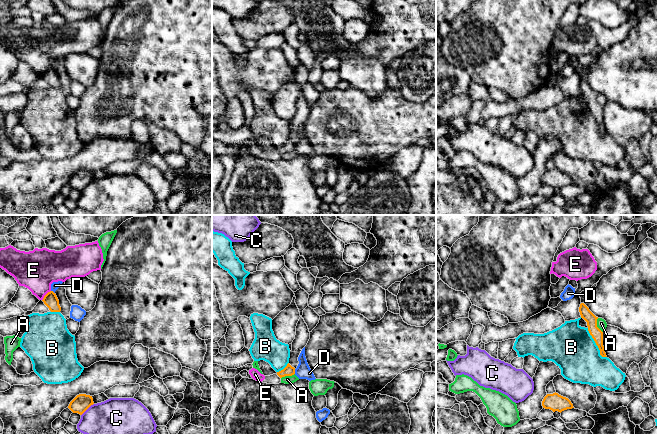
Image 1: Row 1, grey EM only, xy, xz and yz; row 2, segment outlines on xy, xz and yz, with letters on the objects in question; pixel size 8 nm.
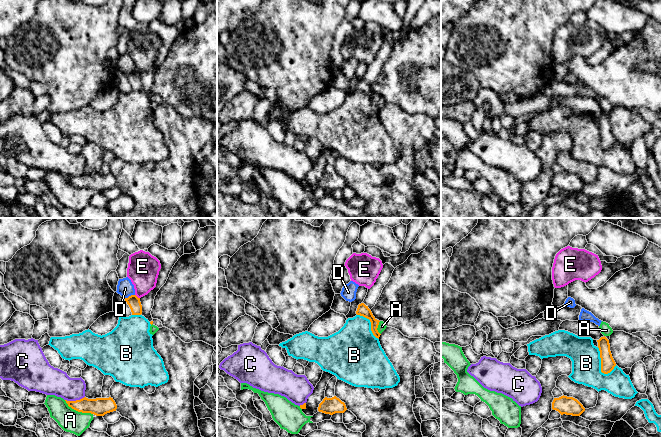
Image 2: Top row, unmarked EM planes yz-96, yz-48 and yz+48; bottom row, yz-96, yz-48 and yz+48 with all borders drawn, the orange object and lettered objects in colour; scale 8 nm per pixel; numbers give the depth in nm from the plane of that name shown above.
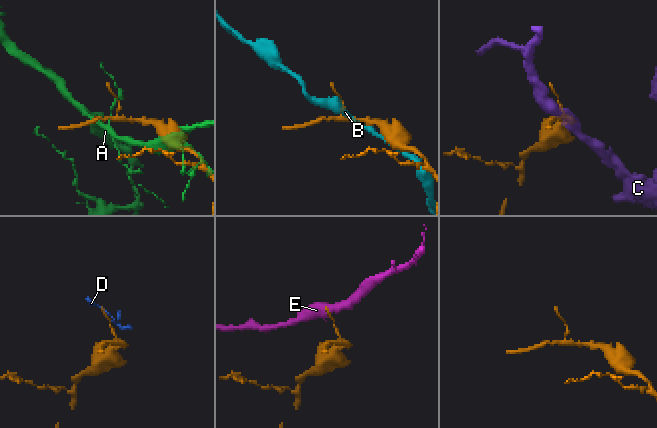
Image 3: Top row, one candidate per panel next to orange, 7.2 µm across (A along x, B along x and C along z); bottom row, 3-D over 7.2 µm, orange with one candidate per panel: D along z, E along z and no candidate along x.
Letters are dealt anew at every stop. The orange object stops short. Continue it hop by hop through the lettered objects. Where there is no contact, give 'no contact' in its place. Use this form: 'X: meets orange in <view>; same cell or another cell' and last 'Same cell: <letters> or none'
A: meets orange in yz; another cell
B: meets orange in yz; another cell
C: meets orange in xy; another cell
D: meets orange in xz; another cell
E: meets orange in xy; another cell
Same cell: none

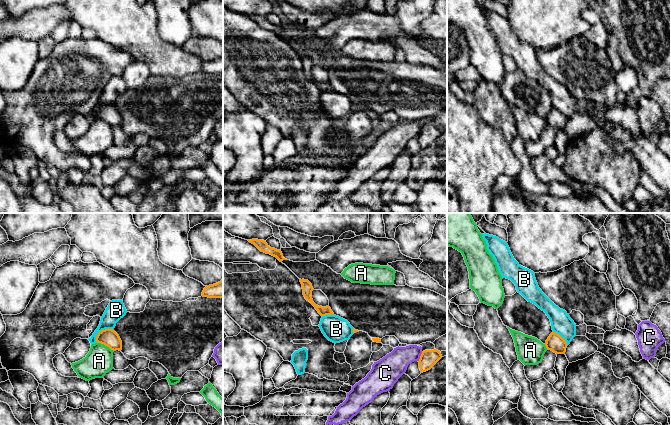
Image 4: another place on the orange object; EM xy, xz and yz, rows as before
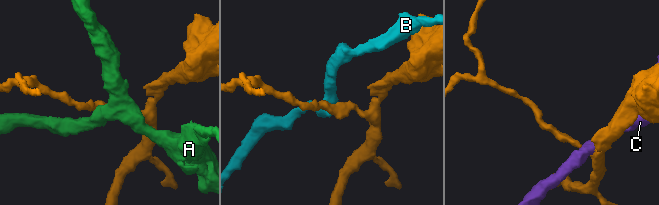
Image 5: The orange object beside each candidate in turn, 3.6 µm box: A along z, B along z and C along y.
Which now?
A: meets orange in xy; another cell
B: meets orange in xy; another cell
C: meets orange in xz; another cell
Same cell: none

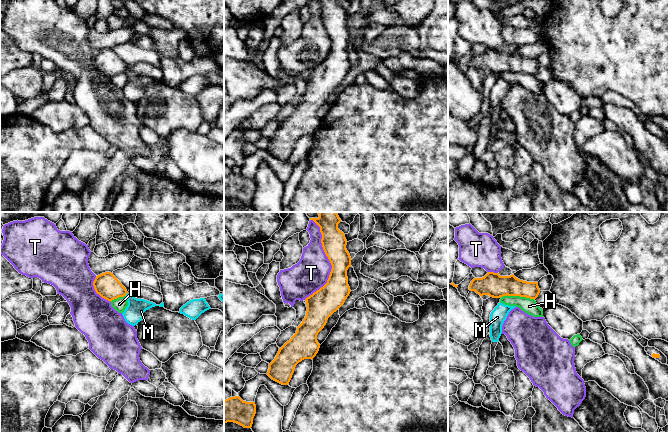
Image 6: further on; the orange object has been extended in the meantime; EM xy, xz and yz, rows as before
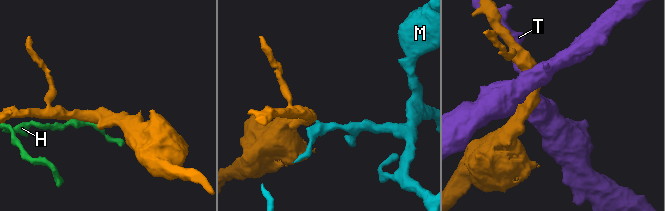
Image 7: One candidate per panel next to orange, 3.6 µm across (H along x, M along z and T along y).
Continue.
H: meets orange in yz; another cell
M: meets orange in xy; another cell
T: meets orange in xz; another cell
Same cell: none

